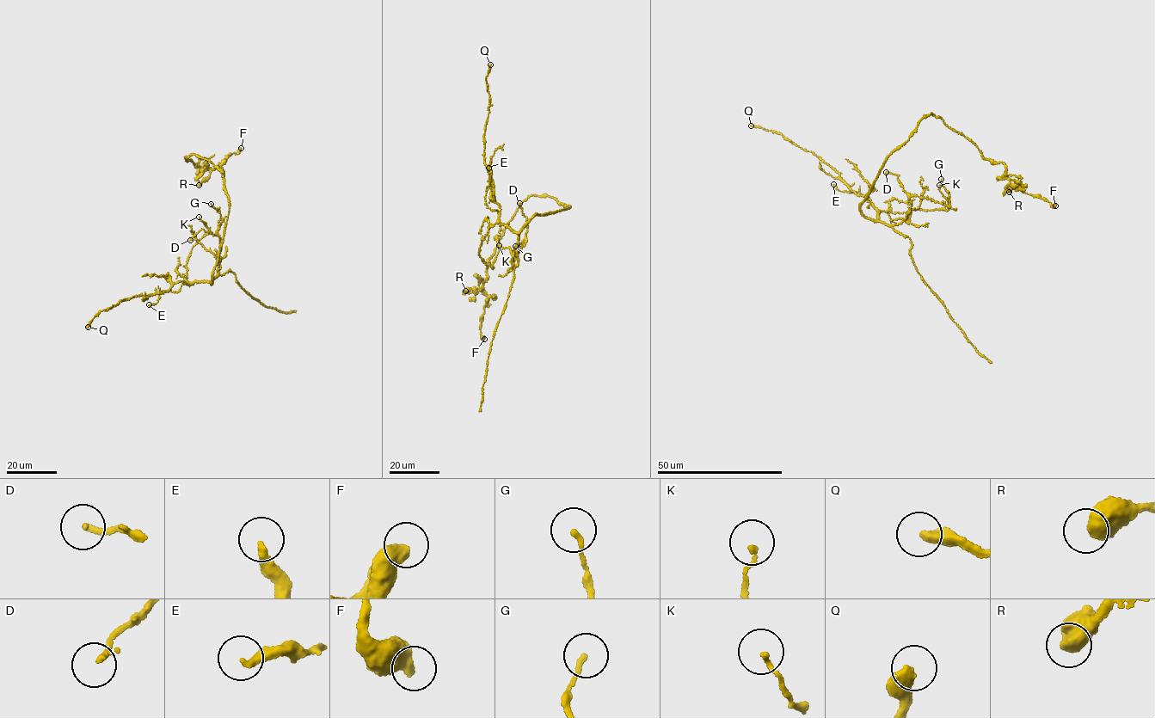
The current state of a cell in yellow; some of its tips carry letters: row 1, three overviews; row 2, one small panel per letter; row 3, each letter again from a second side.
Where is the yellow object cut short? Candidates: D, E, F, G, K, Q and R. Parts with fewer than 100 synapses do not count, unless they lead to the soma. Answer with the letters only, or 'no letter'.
no letter

